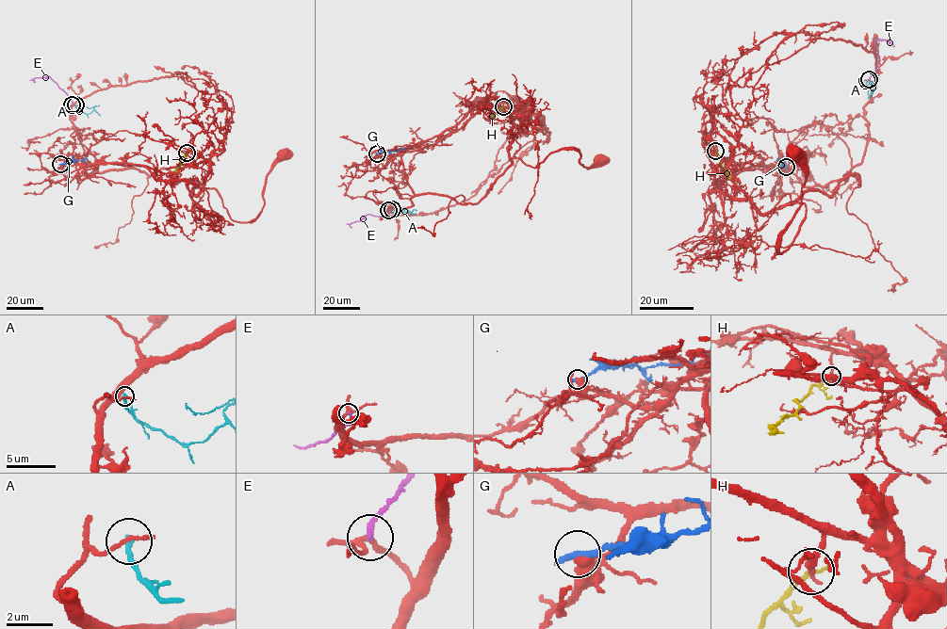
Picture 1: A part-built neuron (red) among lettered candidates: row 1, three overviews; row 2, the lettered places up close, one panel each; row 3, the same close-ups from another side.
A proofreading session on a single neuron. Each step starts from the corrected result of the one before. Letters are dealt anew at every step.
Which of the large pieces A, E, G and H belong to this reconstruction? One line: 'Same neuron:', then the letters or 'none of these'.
Same neuron: H

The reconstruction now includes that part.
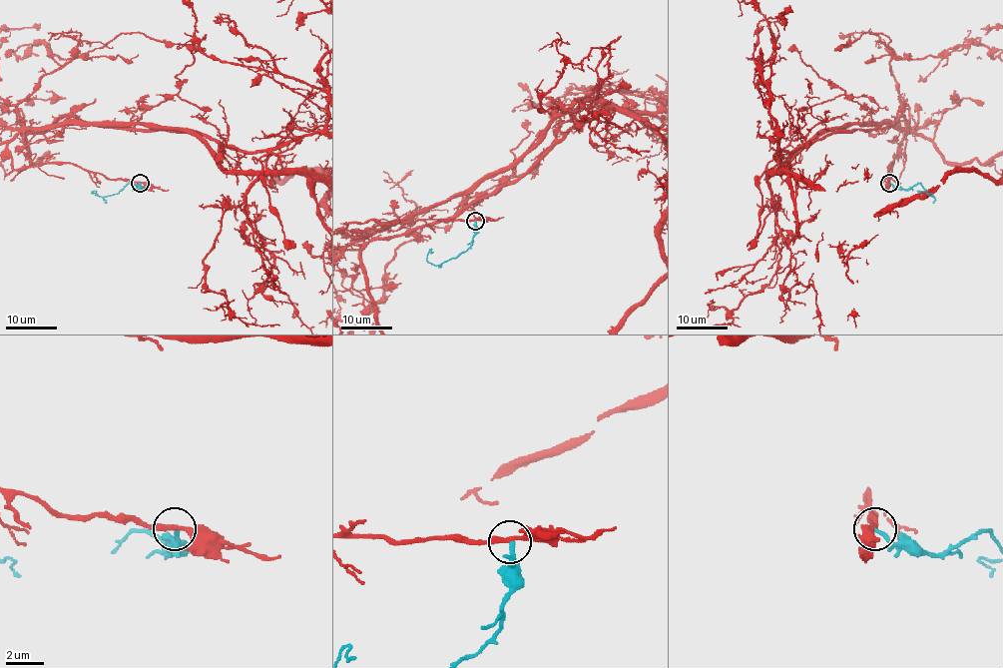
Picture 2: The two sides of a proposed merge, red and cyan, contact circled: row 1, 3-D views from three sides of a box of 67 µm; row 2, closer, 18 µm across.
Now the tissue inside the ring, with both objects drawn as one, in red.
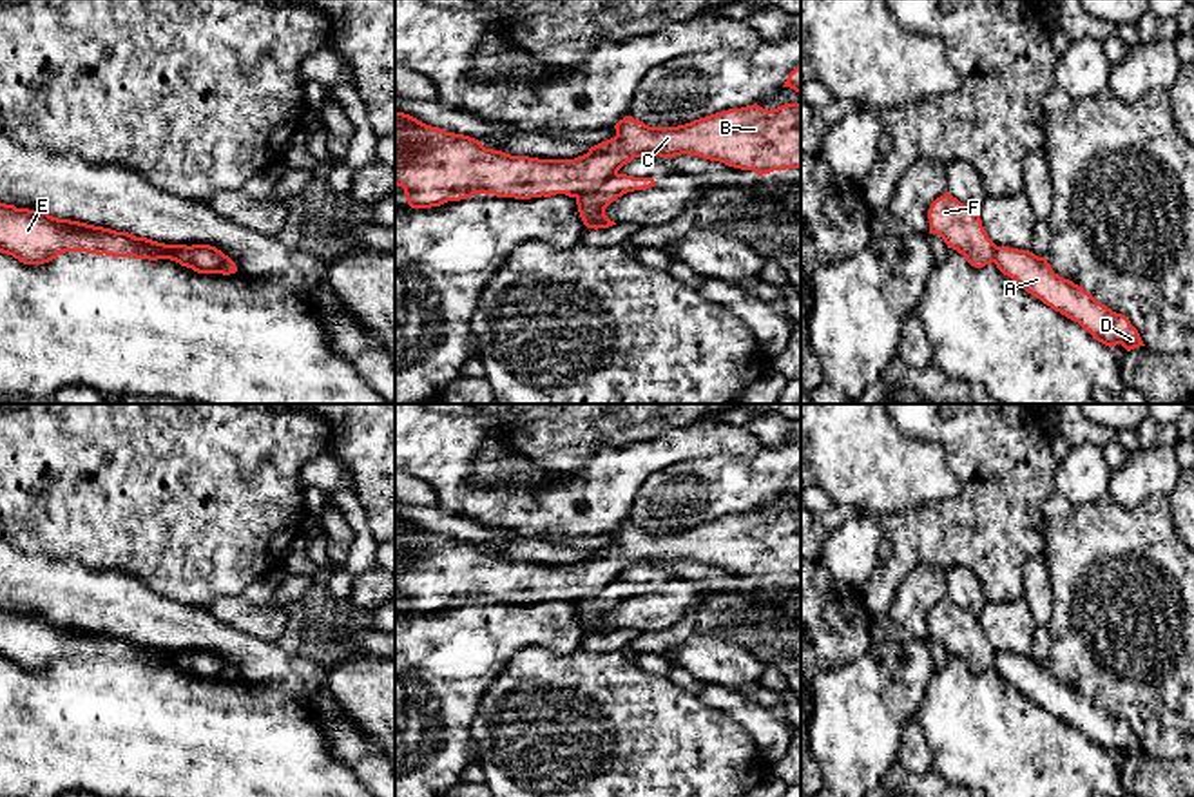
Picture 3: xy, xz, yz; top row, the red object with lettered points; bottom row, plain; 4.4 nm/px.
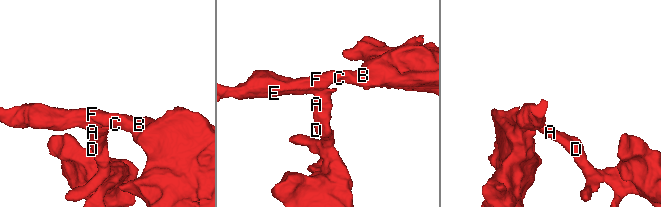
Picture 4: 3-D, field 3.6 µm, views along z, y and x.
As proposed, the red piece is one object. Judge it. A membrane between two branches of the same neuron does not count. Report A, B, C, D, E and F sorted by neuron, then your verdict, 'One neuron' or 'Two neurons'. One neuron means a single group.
Groups: A D / B C E F. Two neurons

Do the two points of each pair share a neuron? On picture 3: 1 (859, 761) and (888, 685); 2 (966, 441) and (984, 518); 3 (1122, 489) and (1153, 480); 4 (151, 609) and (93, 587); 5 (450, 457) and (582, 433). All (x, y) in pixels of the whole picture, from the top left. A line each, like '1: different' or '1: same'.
1: same
2: same
3: same
4: same
5: different

